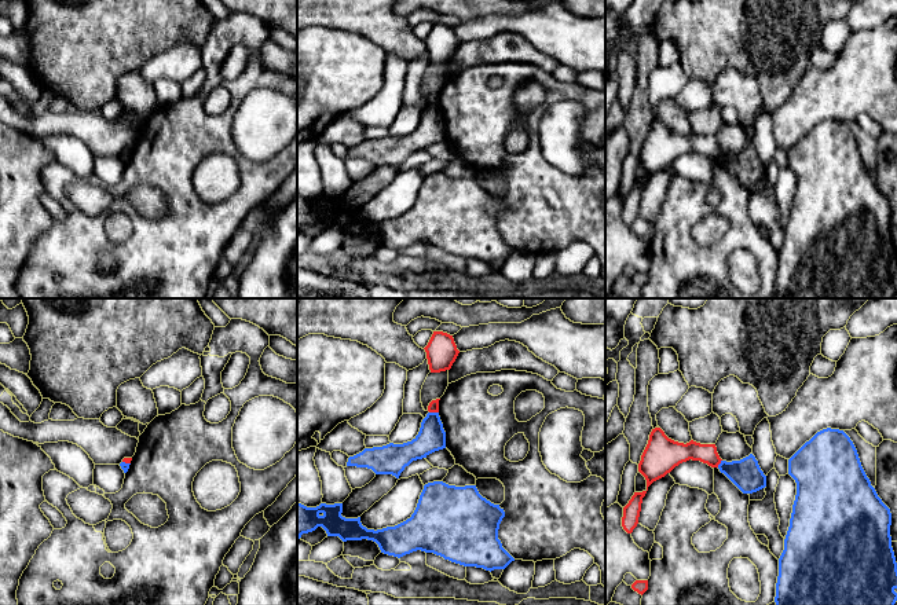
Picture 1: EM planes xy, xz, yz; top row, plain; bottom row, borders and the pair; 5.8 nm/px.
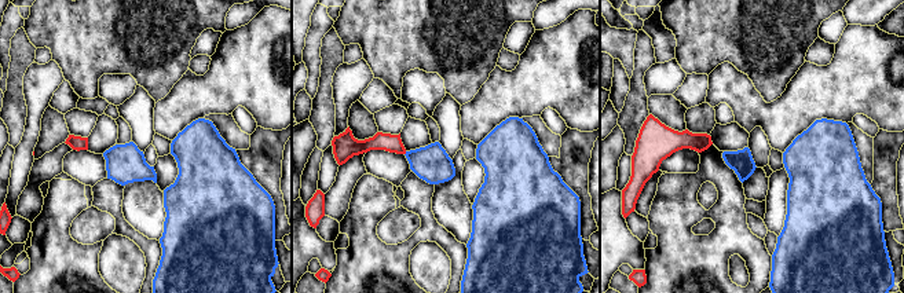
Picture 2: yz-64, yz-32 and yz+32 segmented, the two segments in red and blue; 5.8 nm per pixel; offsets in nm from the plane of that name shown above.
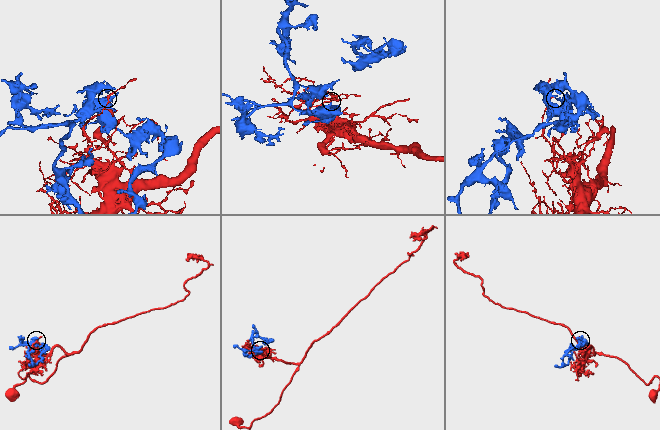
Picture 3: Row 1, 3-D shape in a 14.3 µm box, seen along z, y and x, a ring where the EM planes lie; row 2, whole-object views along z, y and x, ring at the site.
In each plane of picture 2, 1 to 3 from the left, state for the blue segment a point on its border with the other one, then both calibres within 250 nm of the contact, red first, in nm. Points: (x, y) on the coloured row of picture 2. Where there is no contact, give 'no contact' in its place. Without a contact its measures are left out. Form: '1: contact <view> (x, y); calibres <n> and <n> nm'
1: no contact
2: no contact
3: no contact

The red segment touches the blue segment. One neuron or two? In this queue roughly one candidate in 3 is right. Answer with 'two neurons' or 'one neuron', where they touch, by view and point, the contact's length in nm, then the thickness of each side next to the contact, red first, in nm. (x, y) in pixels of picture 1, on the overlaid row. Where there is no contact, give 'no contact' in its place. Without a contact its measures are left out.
two neurons; contact xz (434, 411); length 60 nm; calibres 60 and 160 nm

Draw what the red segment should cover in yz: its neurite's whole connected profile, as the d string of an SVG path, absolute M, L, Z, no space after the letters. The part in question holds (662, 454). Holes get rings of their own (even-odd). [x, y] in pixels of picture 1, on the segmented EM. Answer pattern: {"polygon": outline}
{"polygon": "M660 428L652 429L638 463L638 472L647 480L647 491L653 481L689 459L700 461L711 468L718 468L722 461L715 444L700 444L693 440L684 444L669 439Z"}

